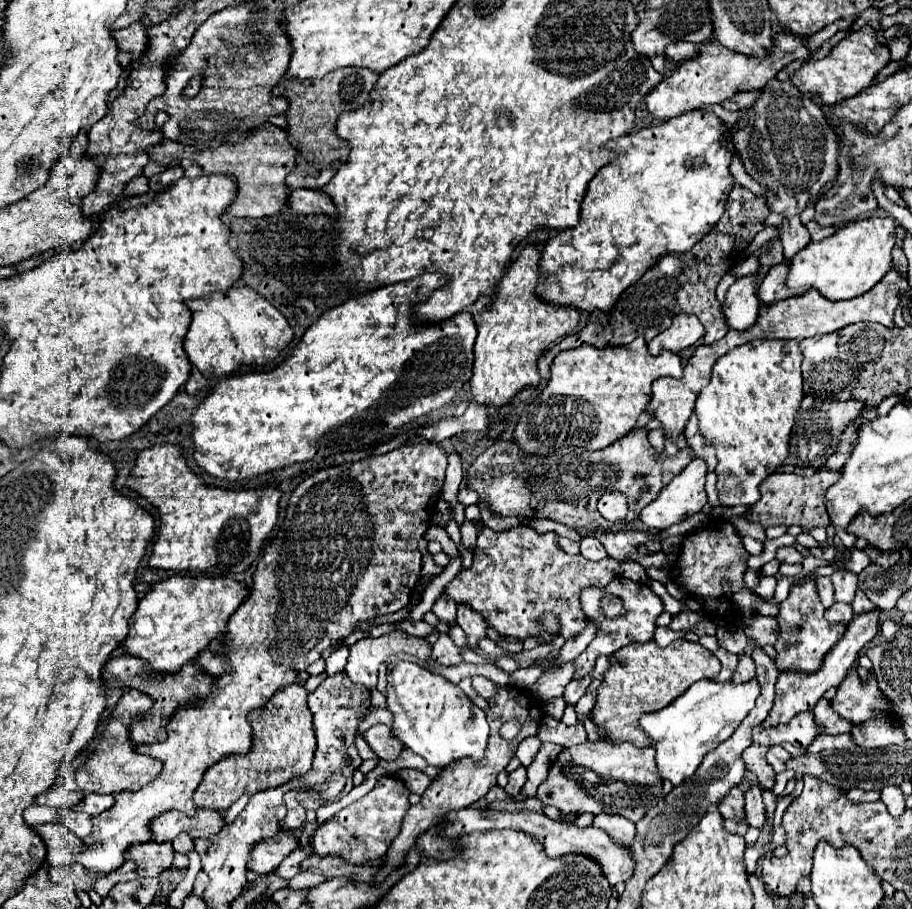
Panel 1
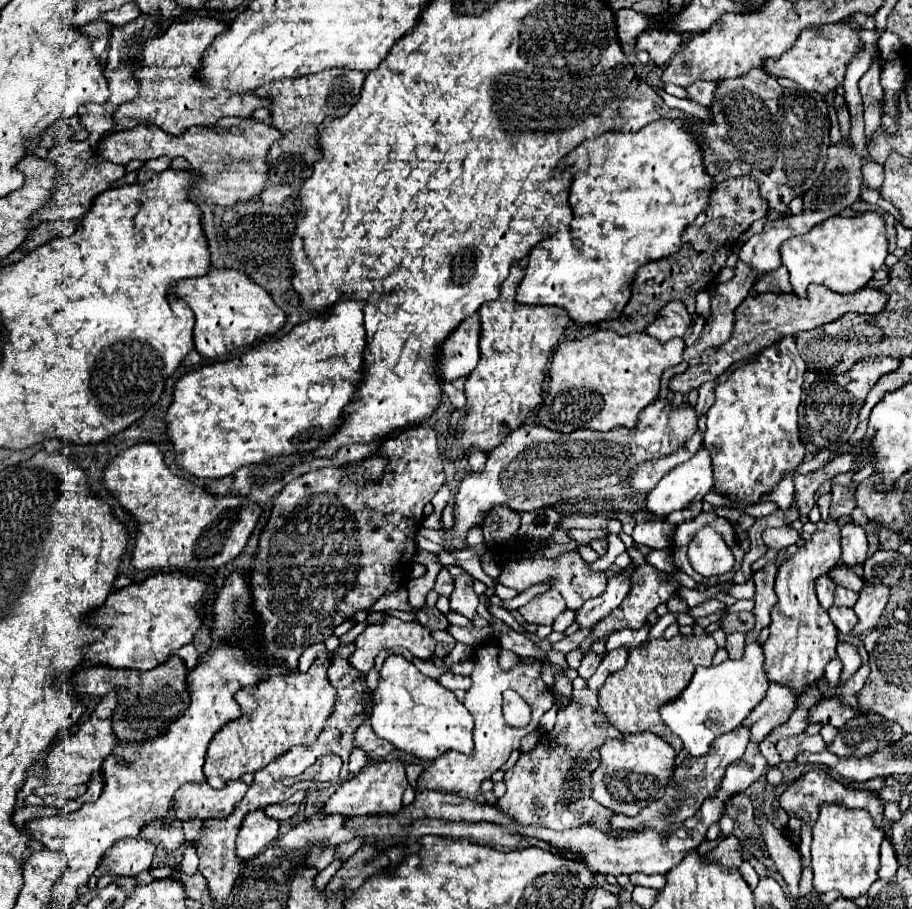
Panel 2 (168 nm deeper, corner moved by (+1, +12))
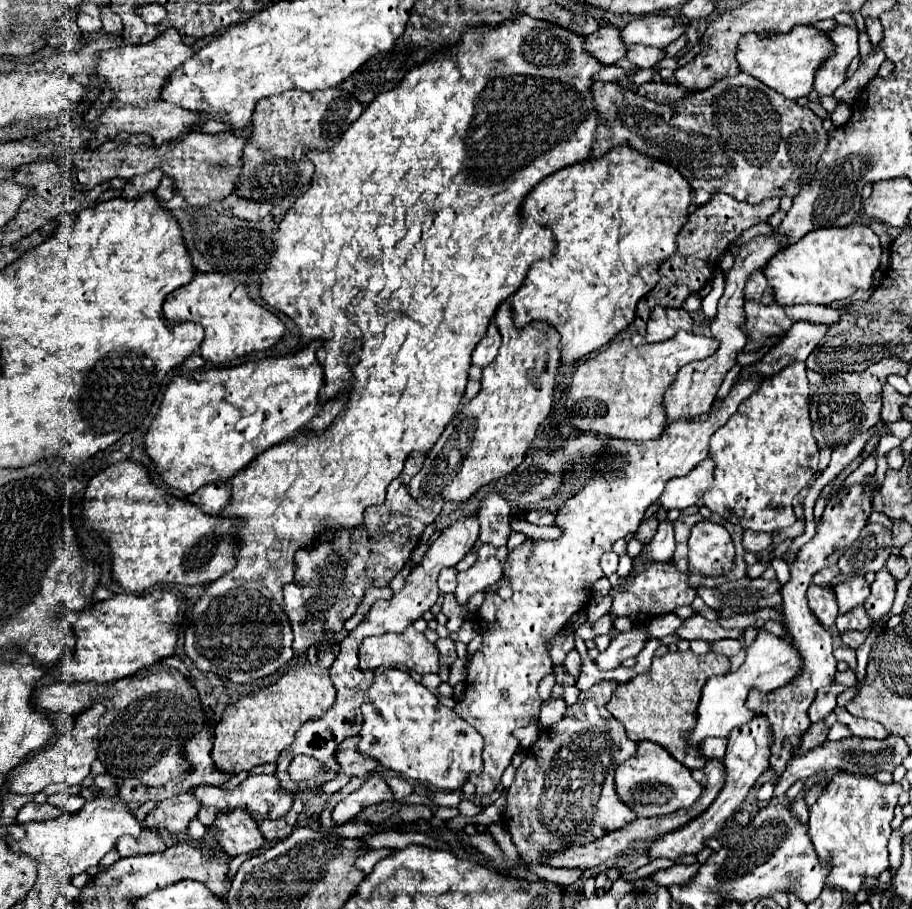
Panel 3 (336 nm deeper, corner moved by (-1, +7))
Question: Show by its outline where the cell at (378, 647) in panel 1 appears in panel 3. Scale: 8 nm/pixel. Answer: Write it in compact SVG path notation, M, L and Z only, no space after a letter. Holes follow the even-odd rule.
M408 627L402 633L382 633L382 635L374 635L362 641L360 651L360 669L376 669L376 667L386 667L392 663L404 663L406 667L410 667L412 671L426 675L426 673L438 673L438 651L436 647L424 637L424 633L416 631L414 627Z

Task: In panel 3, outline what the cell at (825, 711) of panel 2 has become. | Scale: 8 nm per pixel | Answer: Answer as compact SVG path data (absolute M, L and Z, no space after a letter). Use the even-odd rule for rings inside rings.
M836 707L834 713L838 717L838 723L846 725L852 731L852 735L874 737L874 739L884 739L884 735L888 735L888 731L880 723L868 721L868 719L860 719L860 717L854 717L854 715L848 715L848 711L844 711L844 707Z

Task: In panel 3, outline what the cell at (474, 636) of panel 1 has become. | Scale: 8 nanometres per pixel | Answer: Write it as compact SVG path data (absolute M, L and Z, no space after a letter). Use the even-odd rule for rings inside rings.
M482 545L478 551L478 561L468 571L458 573L458 587L454 591L458 603L466 605L474 593L484 591L498 583L502 579L506 557L508 557L506 547Z

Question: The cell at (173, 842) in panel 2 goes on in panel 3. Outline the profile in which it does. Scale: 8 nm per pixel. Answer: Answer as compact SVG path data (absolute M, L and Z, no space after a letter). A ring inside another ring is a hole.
M182 793L178 797L160 801L148 815L146 821L150 821L146 827L150 829L166 829L170 833L184 833L188 829L188 823L196 819L200 805L196 799L192 799L190 793Z

